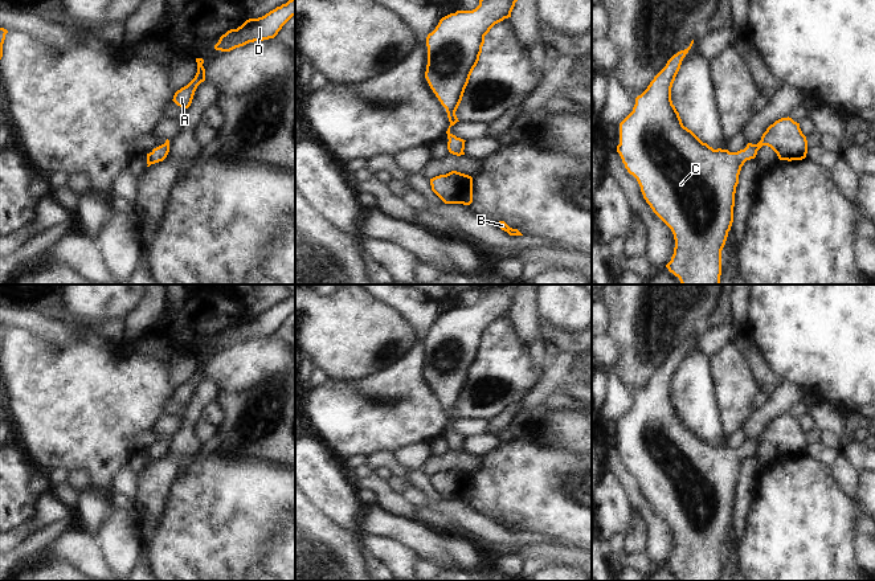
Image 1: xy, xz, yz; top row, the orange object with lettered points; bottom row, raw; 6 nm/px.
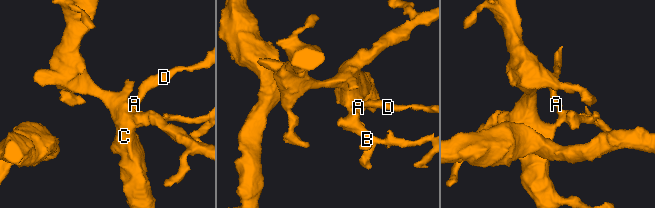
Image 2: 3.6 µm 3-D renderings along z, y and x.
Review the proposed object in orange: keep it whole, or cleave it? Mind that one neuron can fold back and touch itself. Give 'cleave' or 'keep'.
keep

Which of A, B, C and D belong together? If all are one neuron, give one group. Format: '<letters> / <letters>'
A B C D

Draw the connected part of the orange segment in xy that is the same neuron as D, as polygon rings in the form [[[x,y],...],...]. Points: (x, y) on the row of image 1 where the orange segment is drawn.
[[[289,0],[265,16],[249,19],[237,29],[228,30],[220,37],[214,49],[230,52],[249,42],[274,38],[293,16],[295,16],[295,0]]]

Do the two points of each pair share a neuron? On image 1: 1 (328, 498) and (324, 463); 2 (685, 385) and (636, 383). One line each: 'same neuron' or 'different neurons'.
1: same neuron
2: different neurons

